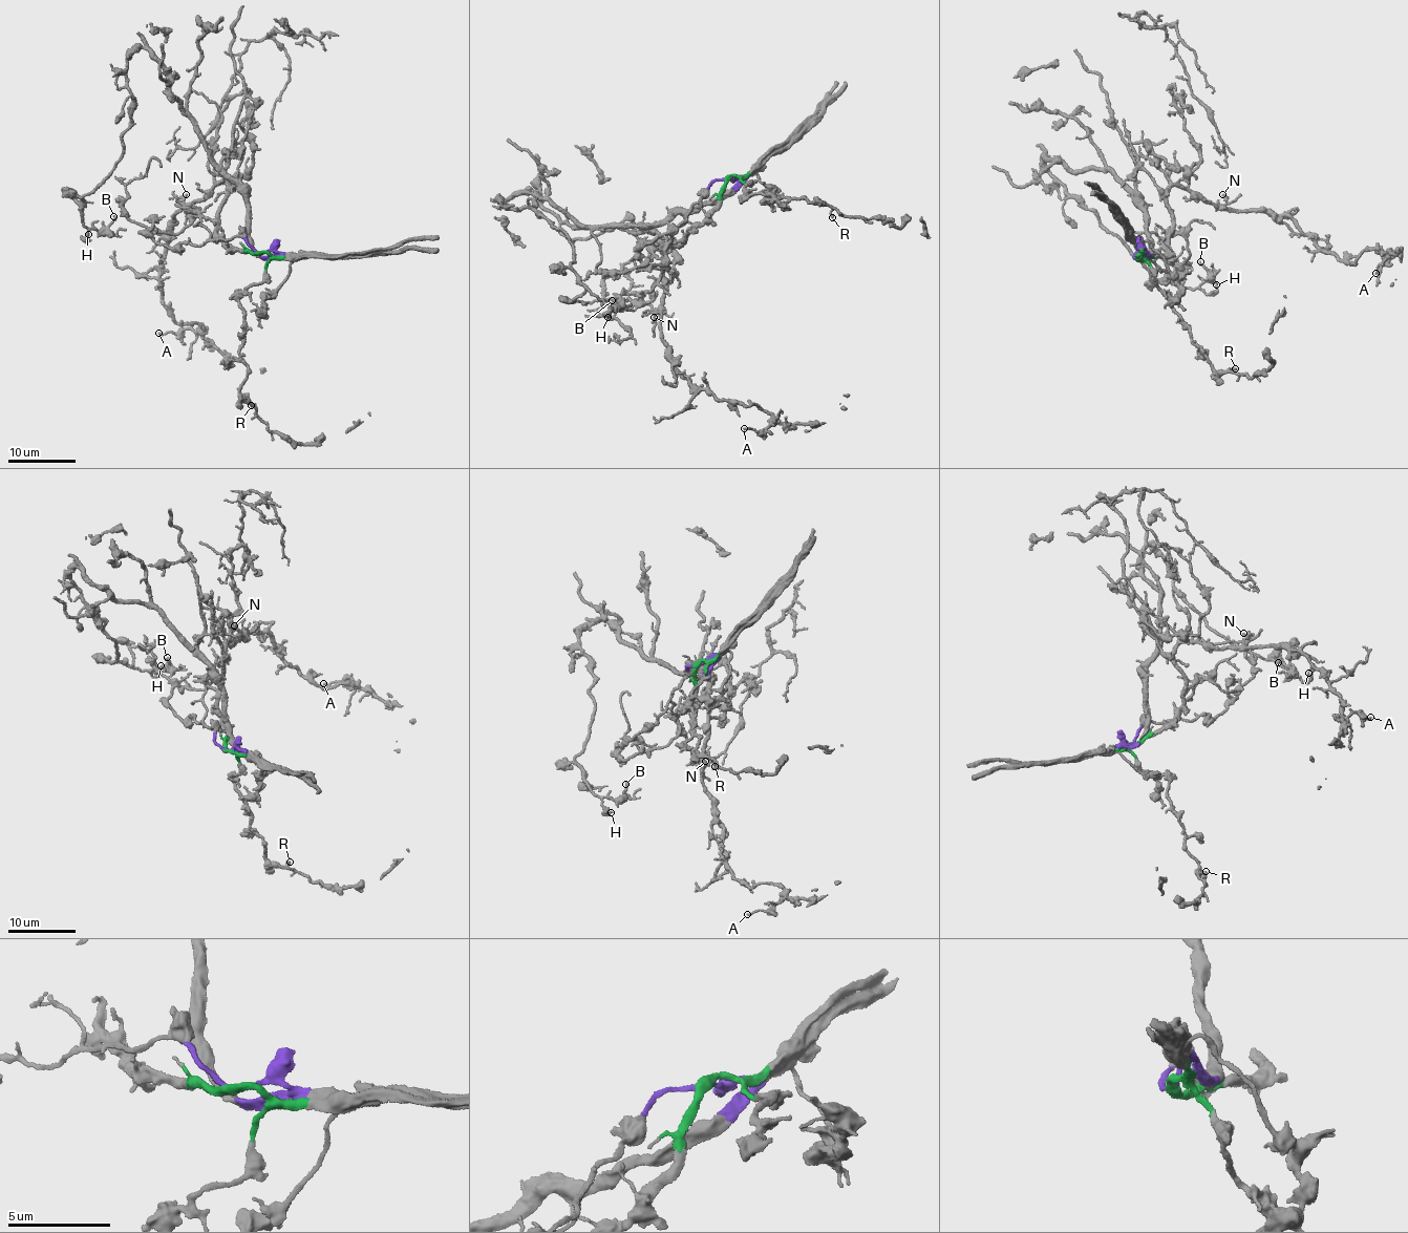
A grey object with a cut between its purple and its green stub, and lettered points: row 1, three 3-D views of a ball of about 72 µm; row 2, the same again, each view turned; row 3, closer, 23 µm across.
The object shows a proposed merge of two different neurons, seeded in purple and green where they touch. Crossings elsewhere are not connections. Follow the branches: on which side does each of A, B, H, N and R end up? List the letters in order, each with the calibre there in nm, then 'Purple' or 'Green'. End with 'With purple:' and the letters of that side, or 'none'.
A: Thickness 140 nm. Green
B: Thickness 140 nm. Purple
H: Thickness 150 nm. Purple
N: Thickness 110 nm. Green
R: Thickness 170 nm. Green
With purple: B, H

